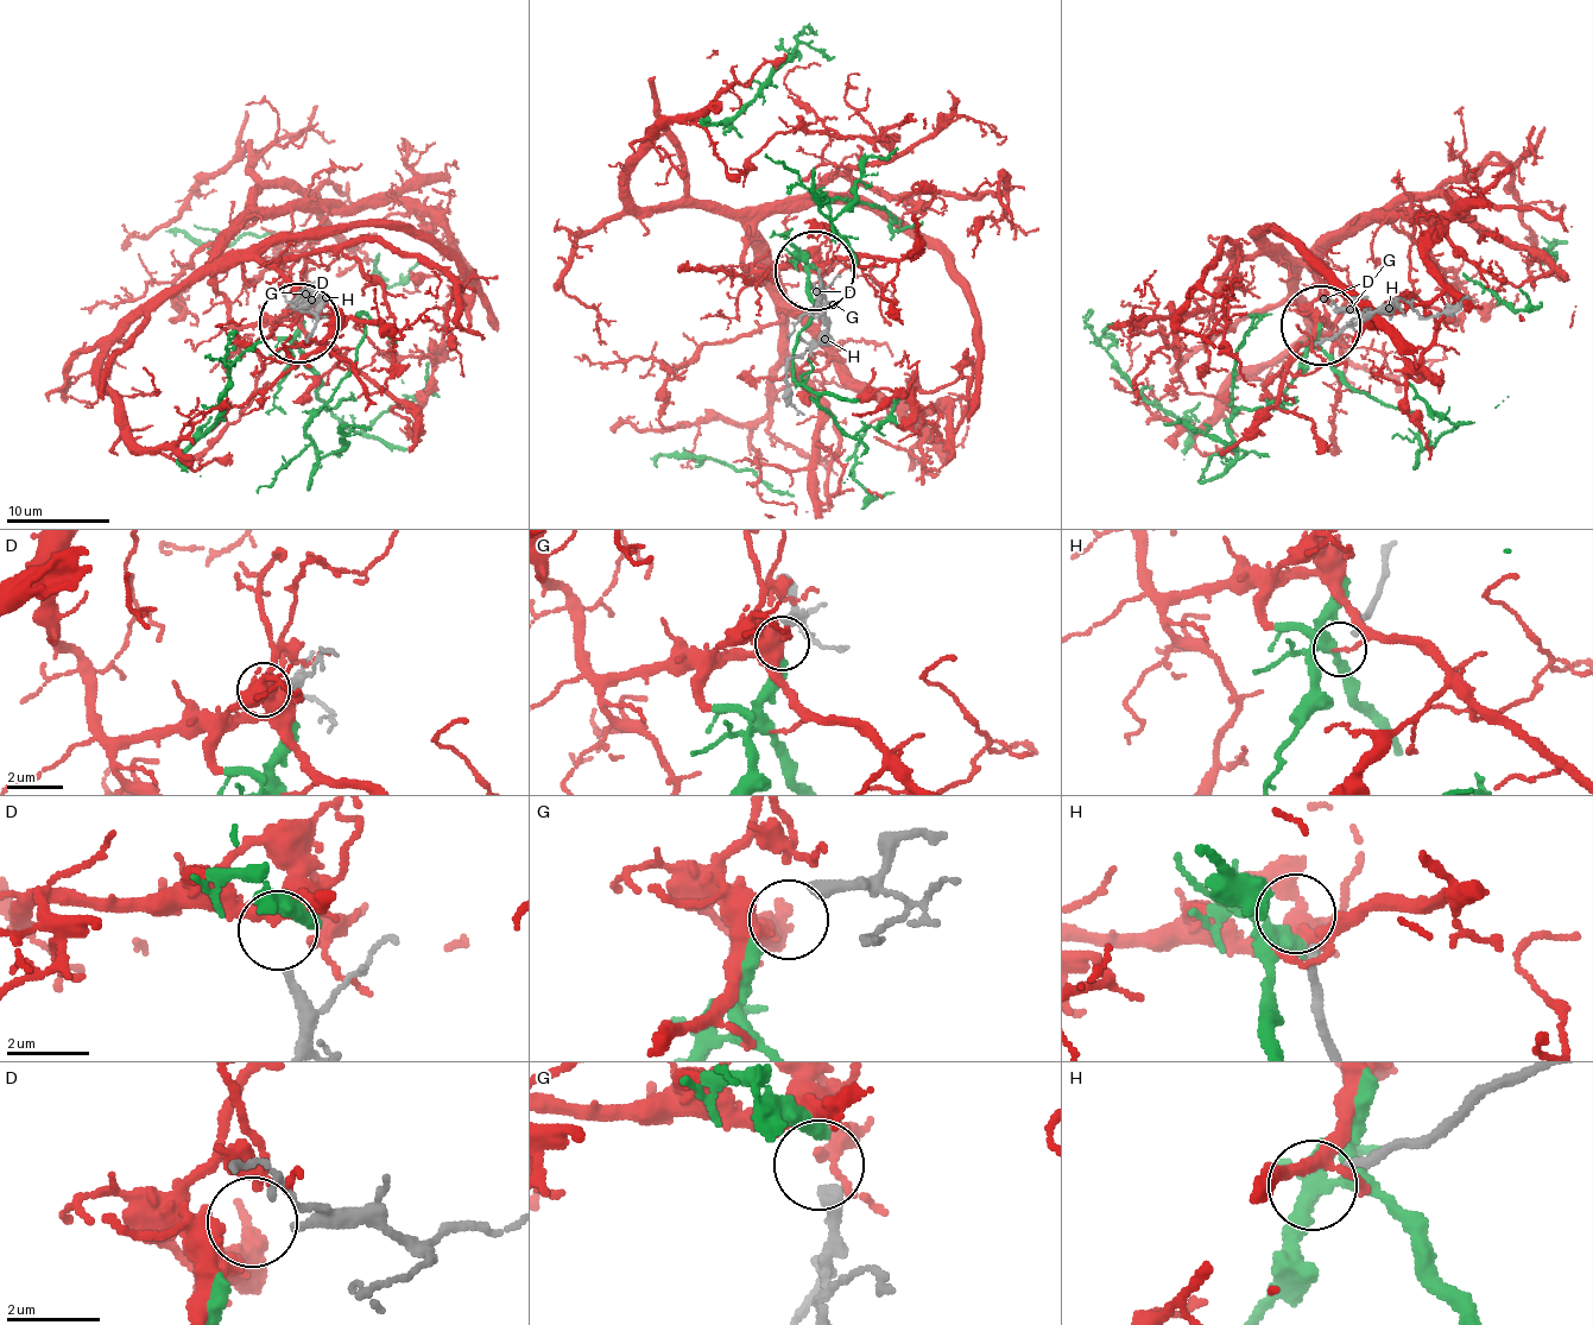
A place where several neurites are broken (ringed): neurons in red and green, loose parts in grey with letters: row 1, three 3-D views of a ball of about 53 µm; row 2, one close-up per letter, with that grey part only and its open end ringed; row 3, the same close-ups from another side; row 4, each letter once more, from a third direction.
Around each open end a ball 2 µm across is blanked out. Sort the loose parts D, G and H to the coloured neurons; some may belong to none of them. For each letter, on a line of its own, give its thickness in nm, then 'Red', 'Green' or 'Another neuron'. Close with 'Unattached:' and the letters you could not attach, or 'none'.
D: Thickness 200 nm. Red
G: Thickness 340 nm. Green
H: Thickness 180 nm. Another neuron
Unattached: H

